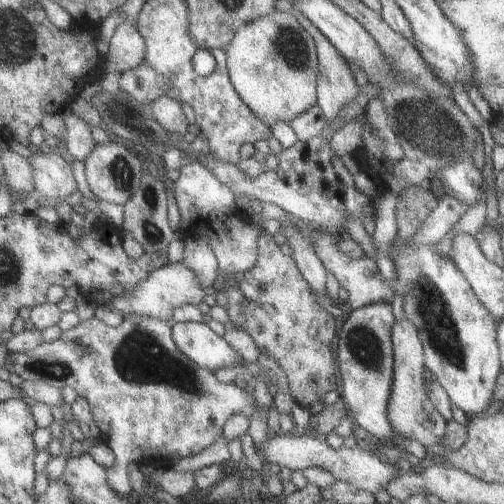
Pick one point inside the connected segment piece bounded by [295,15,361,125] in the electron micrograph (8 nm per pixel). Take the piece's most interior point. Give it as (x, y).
(334, 86)

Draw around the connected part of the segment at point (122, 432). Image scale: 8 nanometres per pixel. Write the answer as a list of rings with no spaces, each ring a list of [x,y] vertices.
[[[125,316],[115,328],[94,317],[87,318],[51,342],[41,343],[27,352],[9,352],[3,368],[5,361],[9,362],[5,369],[9,373],[23,380],[43,382],[59,390],[67,386],[89,404],[93,424],[99,428],[101,437],[115,457],[113,466],[105,468],[105,482],[121,498],[132,490],[127,479],[129,464],[143,456],[167,458],[171,462],[198,454],[221,436],[223,424],[231,414],[241,413],[250,418],[254,409],[255,400],[249,387],[239,389],[233,383],[221,383],[211,370],[197,368],[175,348],[171,340],[171,327],[159,318]]]

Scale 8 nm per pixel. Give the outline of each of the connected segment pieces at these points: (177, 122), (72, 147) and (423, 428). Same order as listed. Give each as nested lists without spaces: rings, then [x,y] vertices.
[[[160,97],[155,99],[149,106],[151,119],[166,134],[186,136],[188,123],[178,103],[168,97]]]
[[[74,115],[67,117],[64,123],[65,132],[60,143],[65,145],[73,159],[83,161],[96,144],[91,137],[91,128]]]
[[[404,316],[397,318],[389,330],[392,345],[392,386],[390,398],[388,399],[386,416],[395,433],[401,439],[416,441],[425,449],[433,445],[439,445],[444,436],[446,421],[433,409],[428,402],[427,396],[422,388],[424,382],[422,372],[424,359],[422,356],[422,345],[417,335],[415,326]]]

